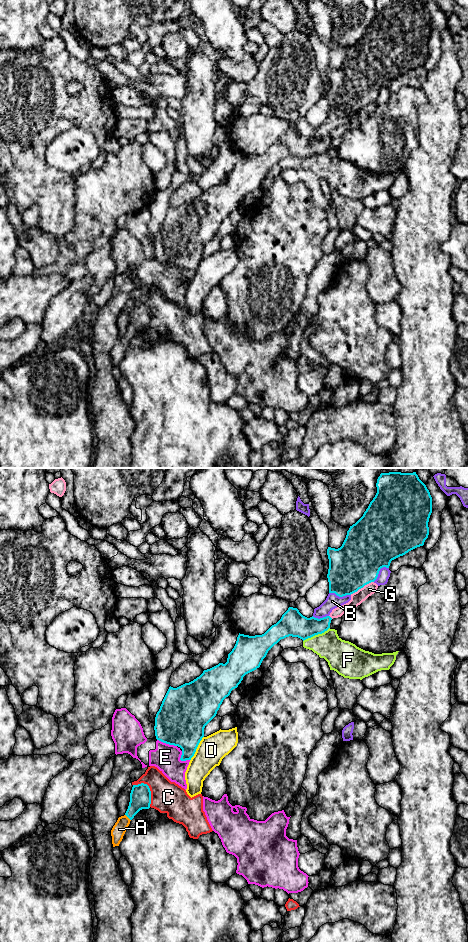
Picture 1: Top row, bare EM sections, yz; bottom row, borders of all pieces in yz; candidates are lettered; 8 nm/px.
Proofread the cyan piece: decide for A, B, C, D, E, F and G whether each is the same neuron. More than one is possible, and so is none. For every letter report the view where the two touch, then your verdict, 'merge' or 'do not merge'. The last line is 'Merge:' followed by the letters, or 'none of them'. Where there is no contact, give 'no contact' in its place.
A: contact in yz; merge
B: contact in yz; do not merge
C: contact in yz; do not merge
D: contact in yz; do not merge
E: contact in yz; do not merge
F: contact in yz; do not merge
G: contact in yz; do not merge
Merge: A

